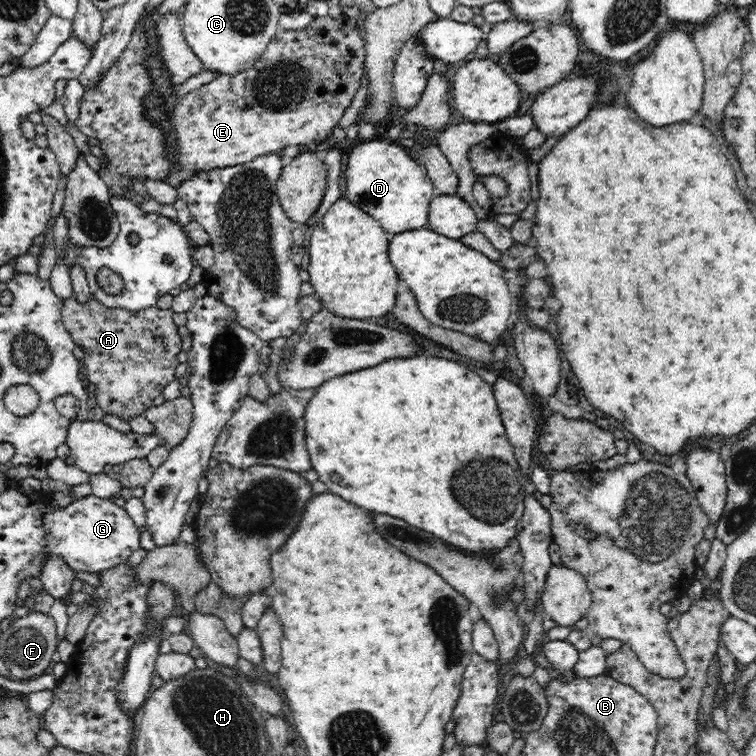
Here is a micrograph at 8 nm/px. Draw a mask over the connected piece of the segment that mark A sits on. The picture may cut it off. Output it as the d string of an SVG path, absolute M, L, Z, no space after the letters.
M74 296L64 300L61 321L66 330L72 335L76 347L84 351L84 371L89 382L97 384L94 398L97 405L105 414L115 415L119 418L136 416L152 406L152 399L161 394L166 384L174 380L174 369L179 362L176 356L182 350L182 340L178 336L178 327L174 324L172 309L161 310L155 306L144 308L138 312L128 312L121 308L106 308L96 299L88 300L88 304L80 304Z

